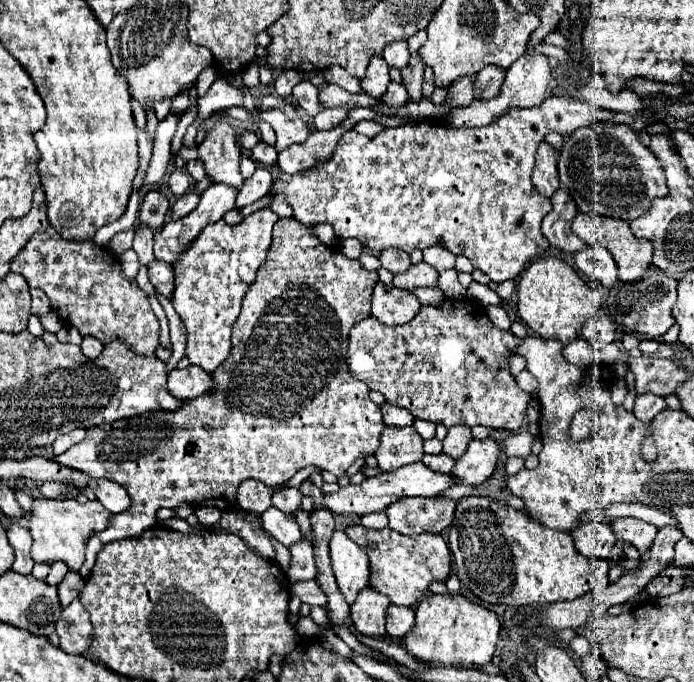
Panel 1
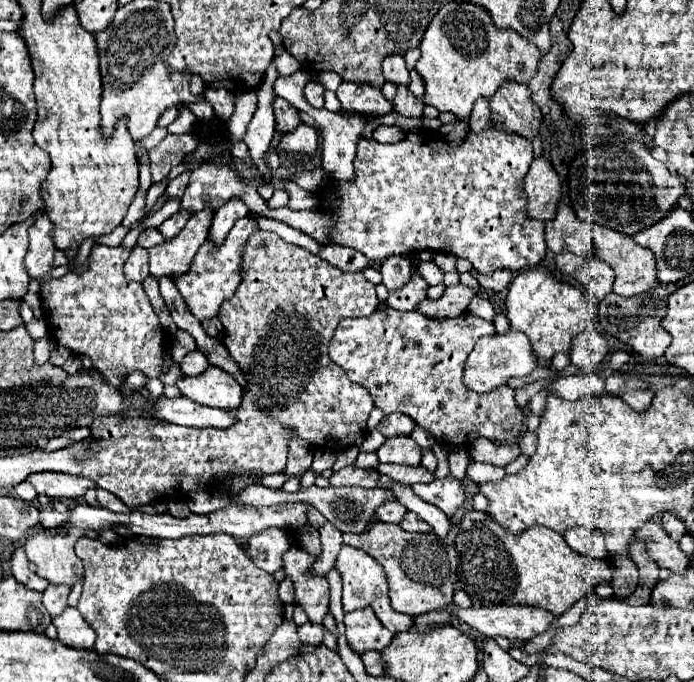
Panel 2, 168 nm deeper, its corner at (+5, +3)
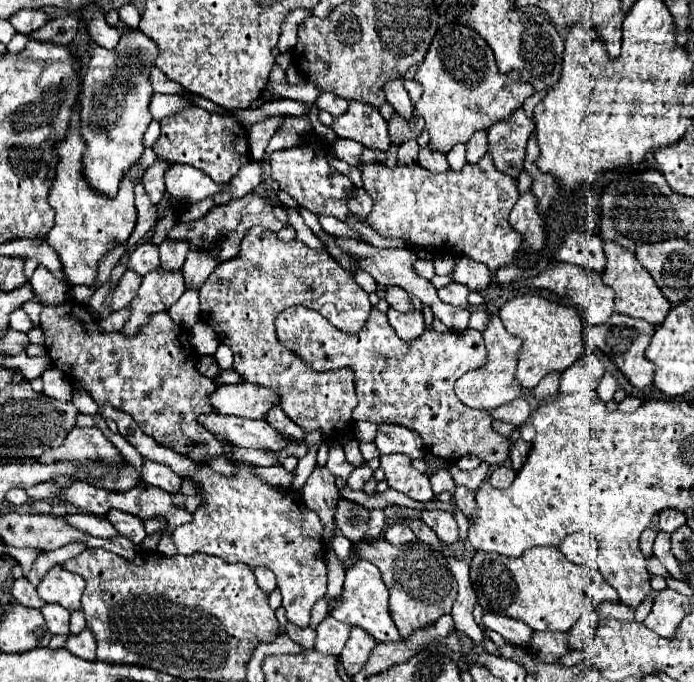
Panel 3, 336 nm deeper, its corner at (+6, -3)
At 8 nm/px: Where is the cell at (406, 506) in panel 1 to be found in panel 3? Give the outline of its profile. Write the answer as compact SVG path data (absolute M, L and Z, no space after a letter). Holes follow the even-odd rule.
M392 524L386 528L384 538L392 544L406 544L406 542L414 542L416 534L406 524Z

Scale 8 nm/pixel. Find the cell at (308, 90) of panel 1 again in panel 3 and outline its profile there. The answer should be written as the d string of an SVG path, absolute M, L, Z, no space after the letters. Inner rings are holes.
M322 92L322 94L318 96L316 106L318 106L320 110L330 112L332 116L340 116L340 114L344 114L346 108L348 108L348 104L346 104L344 98L340 98L340 96L336 96L336 94L328 94L328 92Z

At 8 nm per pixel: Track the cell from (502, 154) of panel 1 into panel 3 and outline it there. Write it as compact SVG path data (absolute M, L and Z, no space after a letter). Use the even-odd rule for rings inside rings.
M490 152L476 164L468 162L460 172L432 174L416 162L408 166L396 164L394 168L368 162L360 170L364 190L374 200L366 222L380 236L406 238L414 248L424 248L432 254L464 254L486 264L492 272L524 258L520 256L524 238L508 222L508 214L518 200L518 180L496 170Z

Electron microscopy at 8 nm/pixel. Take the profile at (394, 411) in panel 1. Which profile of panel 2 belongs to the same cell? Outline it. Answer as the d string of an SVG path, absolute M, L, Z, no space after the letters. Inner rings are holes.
M395 412L395 414L385 416L385 418L379 422L379 426L377 426L377 430L379 430L385 438L409 436L409 434L413 432L413 428L415 428L413 420L411 420L409 416L405 416L405 414L401 414L401 412Z

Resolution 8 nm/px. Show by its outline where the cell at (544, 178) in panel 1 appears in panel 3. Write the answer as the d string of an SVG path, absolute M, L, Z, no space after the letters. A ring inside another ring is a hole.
M532 192L518 198L510 212L510 224L524 236L524 250L538 252L546 244L546 220L538 210L538 200Z

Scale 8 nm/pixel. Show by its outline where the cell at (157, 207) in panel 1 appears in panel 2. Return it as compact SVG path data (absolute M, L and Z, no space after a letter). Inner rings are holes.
M149 228L149 230L145 230L145 232L139 236L137 246L141 246L141 248L153 248L153 246L159 246L161 242L163 242L161 232L159 232L157 228Z

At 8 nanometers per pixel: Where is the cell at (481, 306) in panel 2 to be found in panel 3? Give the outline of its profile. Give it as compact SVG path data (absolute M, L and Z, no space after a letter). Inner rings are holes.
M450 282L448 286L440 288L438 290L438 296L442 302L446 304L452 304L452 306L460 306L460 308L470 308L470 302L468 302L468 288L464 284L456 284L456 282Z

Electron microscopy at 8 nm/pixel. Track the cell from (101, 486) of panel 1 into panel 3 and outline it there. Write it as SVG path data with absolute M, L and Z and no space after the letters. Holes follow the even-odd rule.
M110 510L104 518L106 518L122 536L130 538L136 546L140 546L142 540L146 538L144 520L136 518L134 514L128 514L128 512L122 512L122 510Z

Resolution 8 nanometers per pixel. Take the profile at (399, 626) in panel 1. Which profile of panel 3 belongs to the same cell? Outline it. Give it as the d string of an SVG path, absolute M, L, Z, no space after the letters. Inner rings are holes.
M356 560L352 566L346 568L344 594L342 594L342 600L336 604L336 608L332 610L332 616L338 622L364 628L378 642L400 640L396 624L392 622L390 612L388 612L388 588L384 586L380 570L372 562L368 562L368 560Z

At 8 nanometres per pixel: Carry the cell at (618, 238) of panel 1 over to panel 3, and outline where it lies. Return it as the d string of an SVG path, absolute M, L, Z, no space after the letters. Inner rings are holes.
M604 242L604 254L606 254L606 268L602 272L602 282L612 286L616 292L614 310L620 314L630 314L634 318L644 318L644 320L660 326L672 304L664 298L660 288L656 286L652 274L648 274L644 270L644 266L640 266L634 252L626 250L624 246L620 246L616 242Z

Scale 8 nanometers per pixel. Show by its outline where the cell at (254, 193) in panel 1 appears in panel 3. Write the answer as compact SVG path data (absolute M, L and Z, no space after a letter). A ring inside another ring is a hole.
M220 244L210 246L208 250L200 250L198 246L190 248L188 258L184 262L184 280L188 288L198 288L204 284L204 280L212 274L212 270L218 266L216 258L220 254Z

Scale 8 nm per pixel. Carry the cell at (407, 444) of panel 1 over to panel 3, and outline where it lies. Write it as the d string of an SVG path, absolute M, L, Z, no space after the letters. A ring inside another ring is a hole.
M404 454L380 456L380 468L386 472L386 480L390 488L404 492L412 500L418 500L418 502L428 502L434 498L428 476L418 472L412 466L412 460L408 456Z

